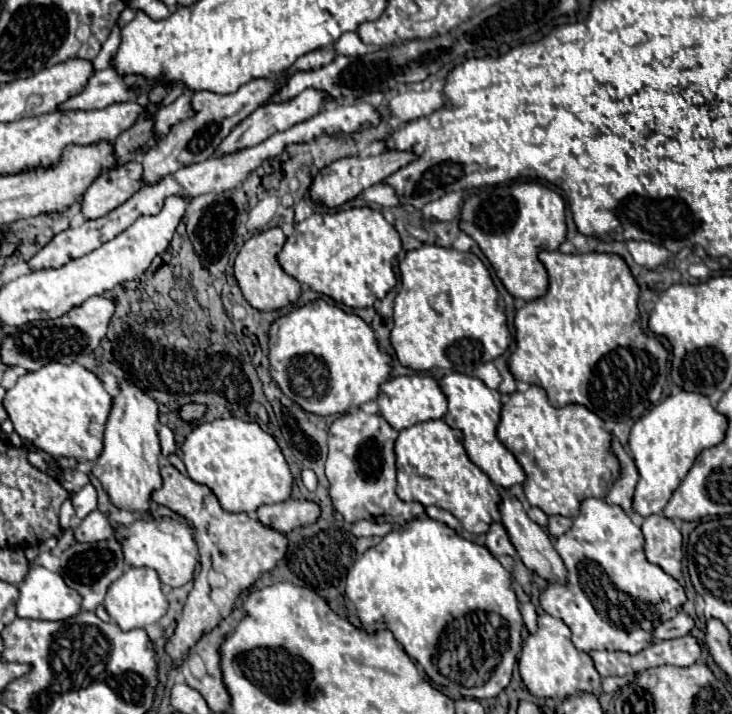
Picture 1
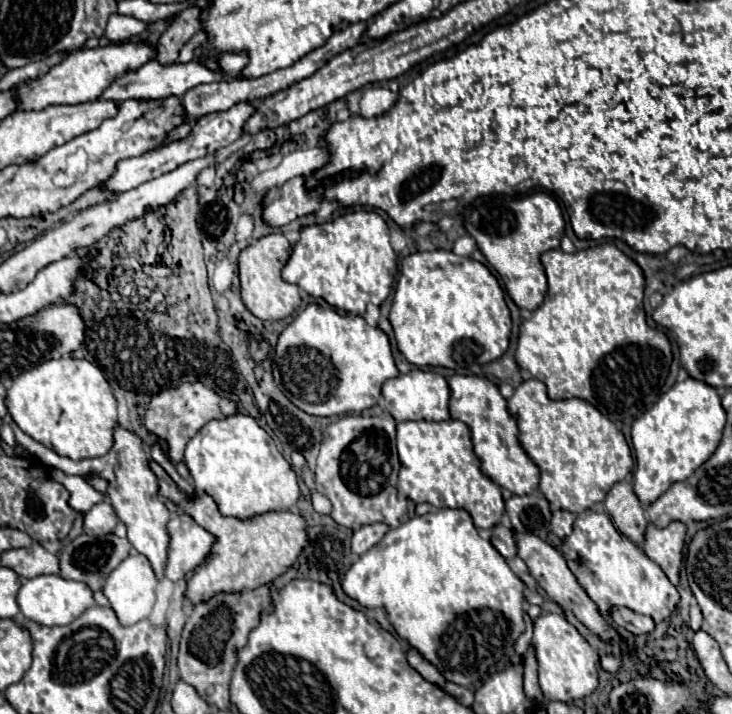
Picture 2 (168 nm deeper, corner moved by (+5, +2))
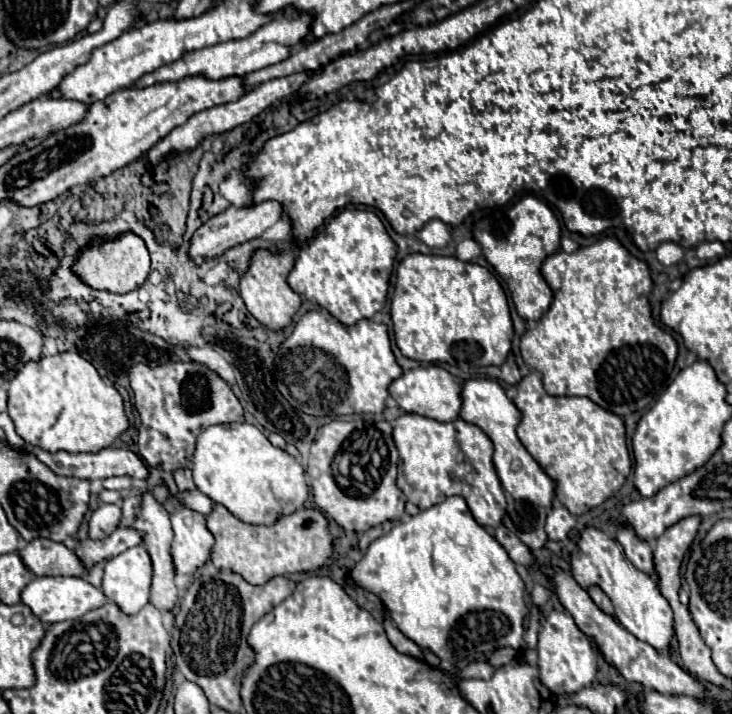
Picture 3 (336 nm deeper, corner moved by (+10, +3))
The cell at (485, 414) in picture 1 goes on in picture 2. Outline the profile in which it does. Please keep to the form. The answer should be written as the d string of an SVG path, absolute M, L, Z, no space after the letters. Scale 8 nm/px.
M454 375L448 379L450 385L450 413L454 419L466 423L472 431L474 451L482 461L482 471L492 477L500 487L514 495L530 495L538 491L540 469L526 455L518 441L516 417L508 411L506 399L500 395L498 387L480 375Z

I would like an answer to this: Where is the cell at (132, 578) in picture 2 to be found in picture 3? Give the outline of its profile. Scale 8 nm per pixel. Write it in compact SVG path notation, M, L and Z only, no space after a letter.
M133 546L105 564L103 594L127 616L149 602L151 558L143 546Z

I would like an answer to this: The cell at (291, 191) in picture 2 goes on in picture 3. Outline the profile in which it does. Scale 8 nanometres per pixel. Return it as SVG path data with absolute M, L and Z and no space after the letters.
M267 200L261 204L245 204L245 206L229 206L225 212L217 214L209 222L205 222L191 240L191 258L209 258L209 256L219 256L227 248L233 248L237 244L243 244L251 238L261 236L267 228L271 228L277 220L285 216L285 210L279 202Z

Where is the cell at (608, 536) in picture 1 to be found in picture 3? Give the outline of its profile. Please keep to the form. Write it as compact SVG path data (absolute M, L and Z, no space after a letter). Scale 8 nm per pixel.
M585 528L577 542L577 550L579 554L571 554L571 574L577 584L585 590L589 590L591 586L599 586L611 598L617 612L617 620L631 634L635 634L643 642L649 642L655 650L667 648L673 636L673 610L665 596L659 592L653 576L635 568L627 560L621 544L609 534L605 534L601 528Z

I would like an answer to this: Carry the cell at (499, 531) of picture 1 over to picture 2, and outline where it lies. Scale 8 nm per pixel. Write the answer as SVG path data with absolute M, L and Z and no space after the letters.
M496 525L492 529L492 537L490 543L506 557L506 559L514 559L516 557L516 537L514 531L504 527L504 525Z

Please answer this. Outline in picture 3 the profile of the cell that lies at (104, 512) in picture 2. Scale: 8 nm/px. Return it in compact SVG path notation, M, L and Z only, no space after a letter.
M101 504L89 520L89 536L91 538L101 538L101 536L109 536L109 532L113 532L119 524L121 518L121 508L117 504Z

